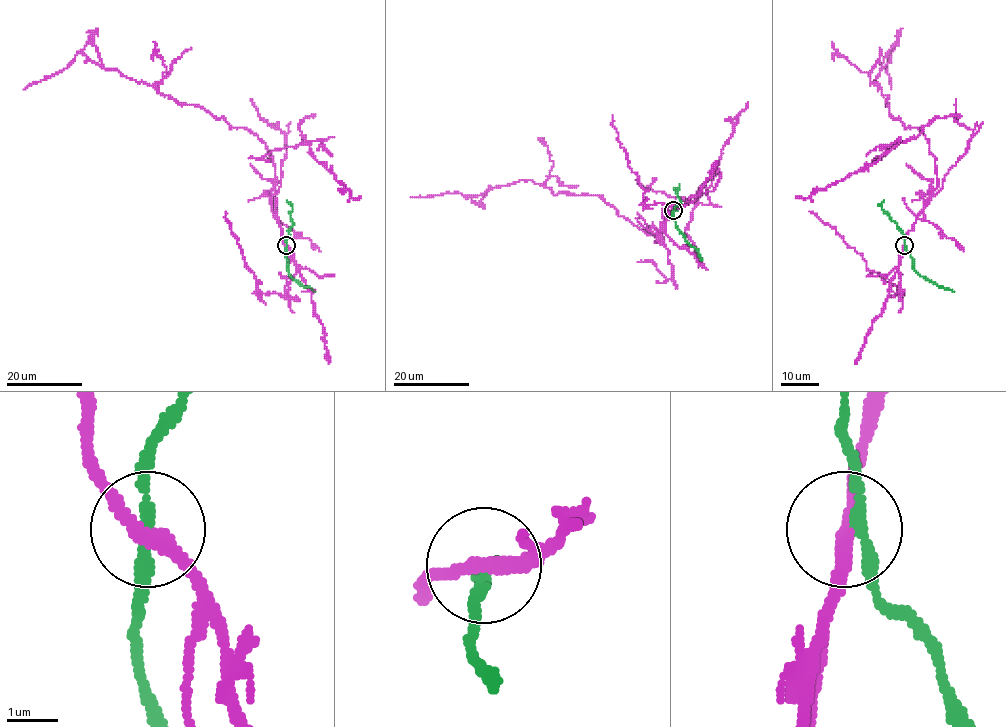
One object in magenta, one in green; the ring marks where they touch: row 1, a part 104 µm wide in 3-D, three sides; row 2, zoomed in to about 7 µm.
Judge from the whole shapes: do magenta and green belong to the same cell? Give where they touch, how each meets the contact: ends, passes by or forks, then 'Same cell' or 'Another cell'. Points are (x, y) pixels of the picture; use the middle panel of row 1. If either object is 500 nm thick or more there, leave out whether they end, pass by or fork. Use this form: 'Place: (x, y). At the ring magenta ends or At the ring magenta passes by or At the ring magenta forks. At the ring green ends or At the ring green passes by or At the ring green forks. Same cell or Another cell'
Place: (673, 210). At the ring magenta passes by. At the ring green passes by. Another cell

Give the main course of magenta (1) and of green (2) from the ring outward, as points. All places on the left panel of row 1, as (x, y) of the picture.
1: (286, 245), (270, 195), (275, 166), (255, 135), (102, 69), (81, 53), (23, 90)
2: (286, 245), (289, 275), (314, 291)

